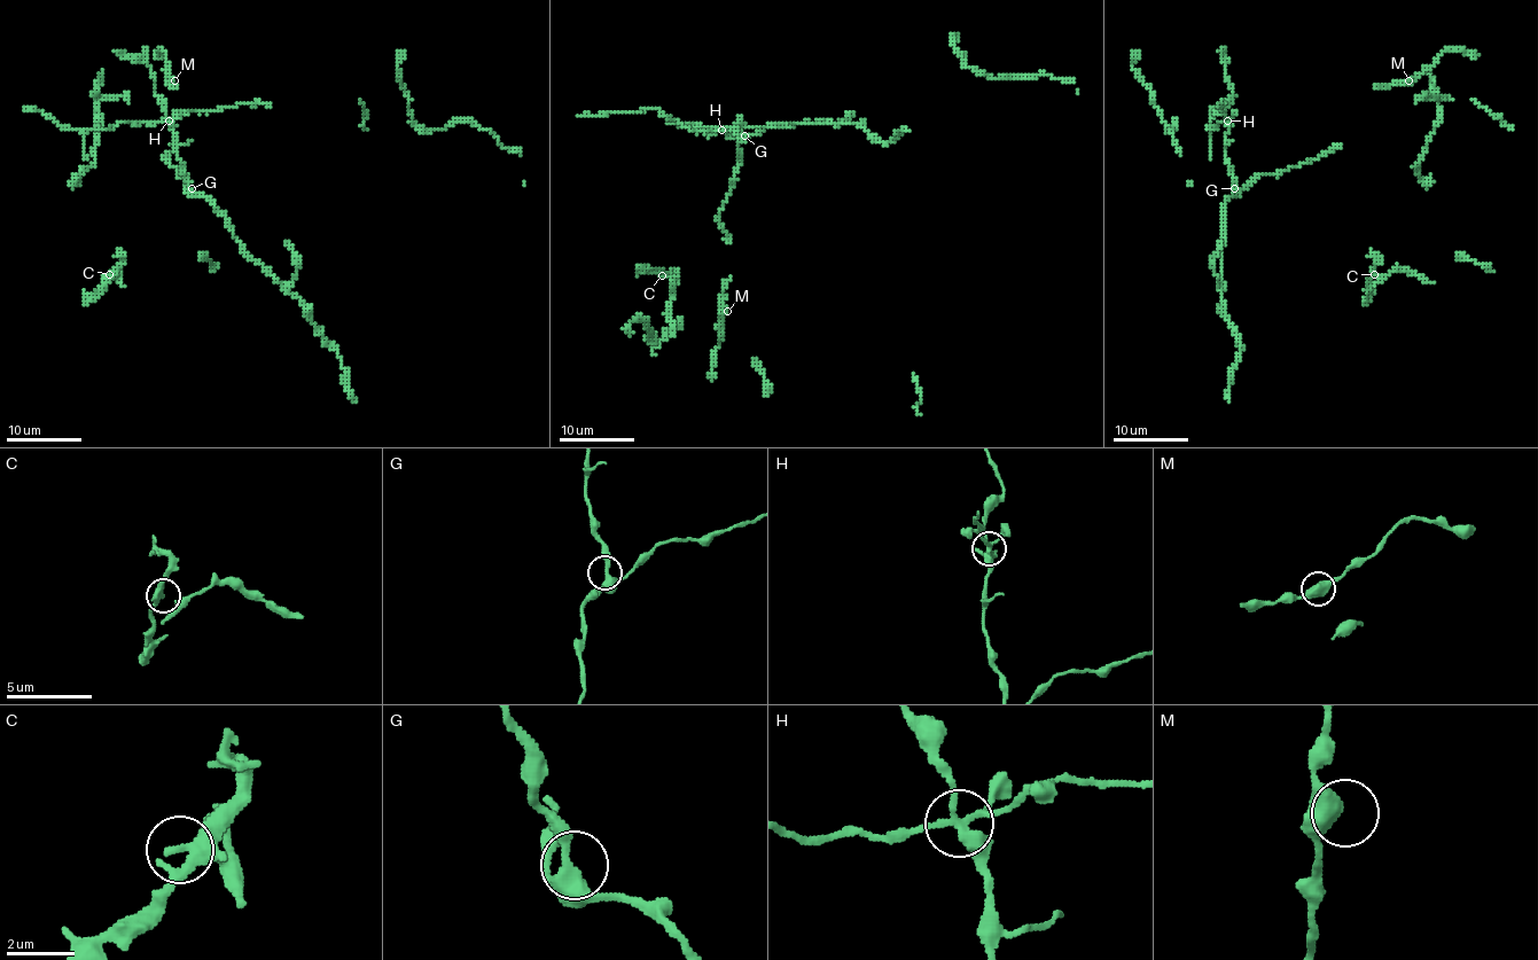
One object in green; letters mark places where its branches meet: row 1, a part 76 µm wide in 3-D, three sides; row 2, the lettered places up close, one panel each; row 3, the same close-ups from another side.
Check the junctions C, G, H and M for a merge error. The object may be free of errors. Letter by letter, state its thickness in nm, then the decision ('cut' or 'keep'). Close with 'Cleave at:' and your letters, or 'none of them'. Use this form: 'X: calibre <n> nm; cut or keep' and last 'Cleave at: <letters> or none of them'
C: calibre 280 nm; keep
G: calibre 360 nm; keep
H: calibre 280 nm; cut
M: calibre 360 nm; keep
Cleave at: H

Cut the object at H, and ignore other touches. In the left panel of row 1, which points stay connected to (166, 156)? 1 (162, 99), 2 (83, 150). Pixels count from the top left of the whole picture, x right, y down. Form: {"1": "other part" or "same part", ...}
{"1": "same part", "2": "other part"}

